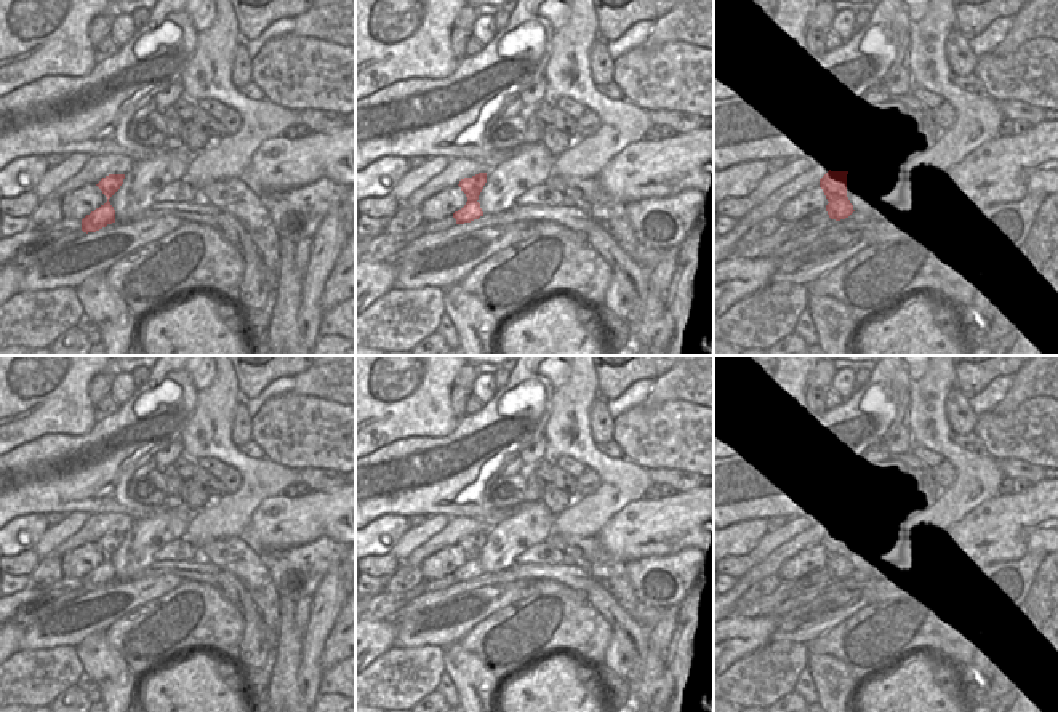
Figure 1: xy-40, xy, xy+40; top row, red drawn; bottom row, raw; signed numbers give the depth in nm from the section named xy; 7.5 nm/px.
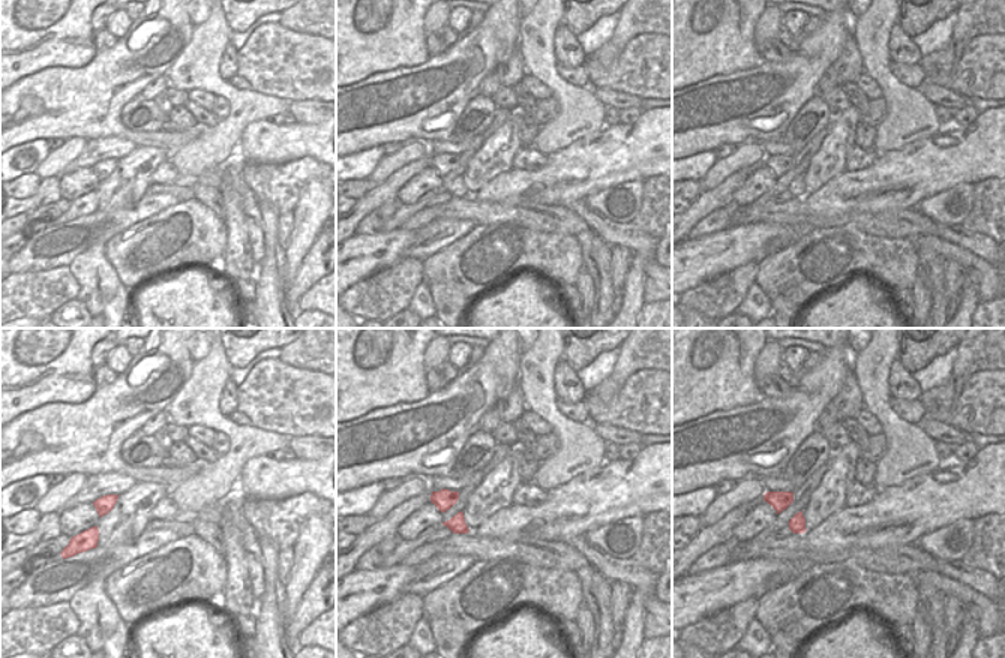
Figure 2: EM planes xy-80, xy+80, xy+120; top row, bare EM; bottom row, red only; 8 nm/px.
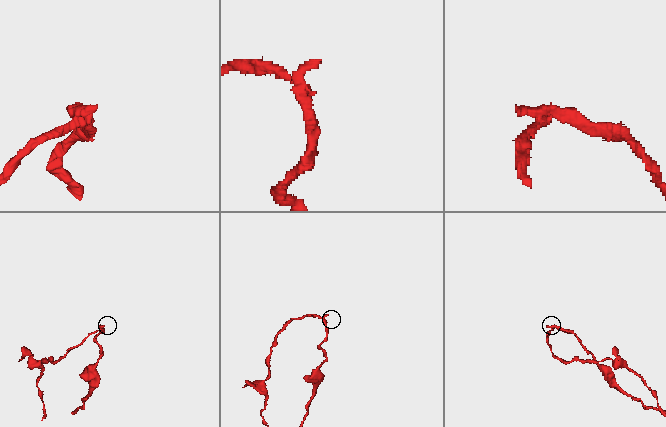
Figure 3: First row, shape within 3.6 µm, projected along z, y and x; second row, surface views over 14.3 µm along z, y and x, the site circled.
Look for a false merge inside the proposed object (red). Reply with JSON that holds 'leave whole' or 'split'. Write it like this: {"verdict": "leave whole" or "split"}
{"verdict": "split"}

